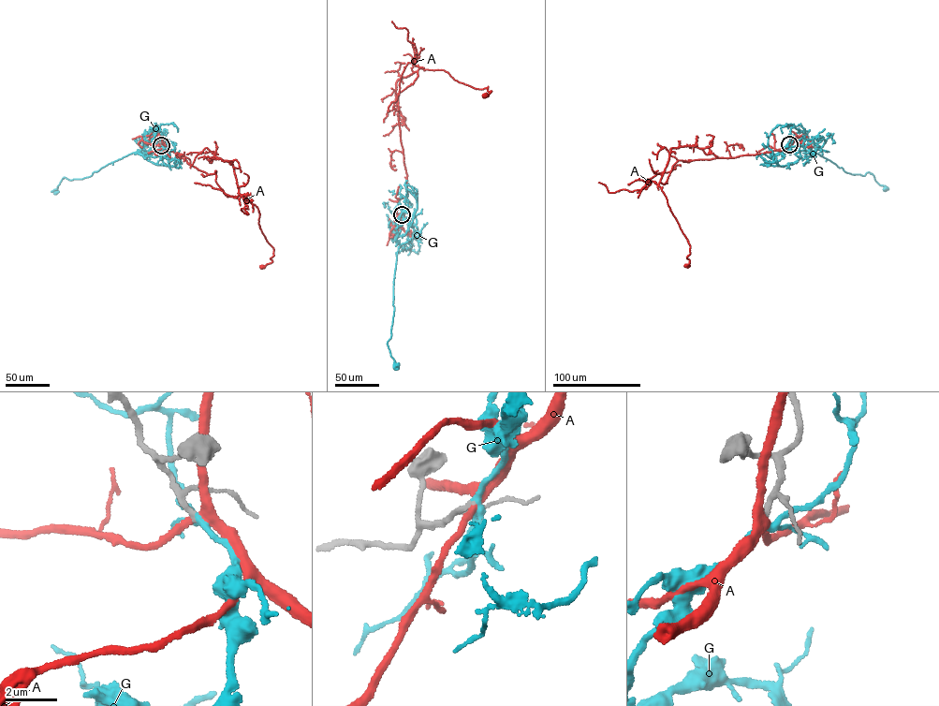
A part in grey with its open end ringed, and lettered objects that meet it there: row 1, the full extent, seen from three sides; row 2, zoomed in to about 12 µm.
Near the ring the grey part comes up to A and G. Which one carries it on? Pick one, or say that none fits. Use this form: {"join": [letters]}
{"join": ["G"]}

